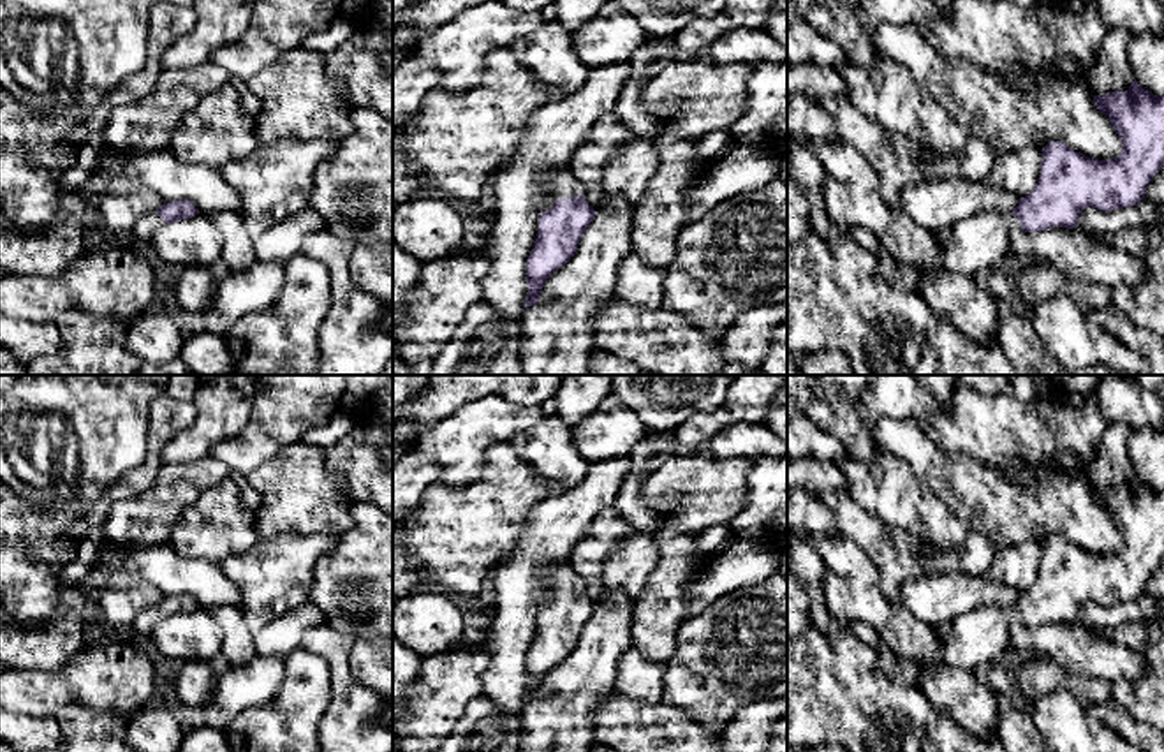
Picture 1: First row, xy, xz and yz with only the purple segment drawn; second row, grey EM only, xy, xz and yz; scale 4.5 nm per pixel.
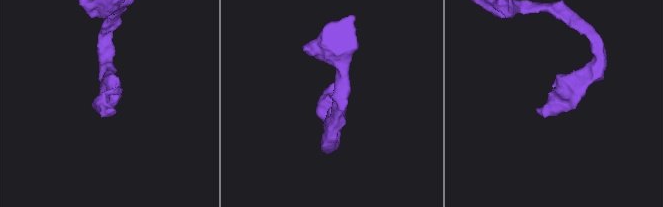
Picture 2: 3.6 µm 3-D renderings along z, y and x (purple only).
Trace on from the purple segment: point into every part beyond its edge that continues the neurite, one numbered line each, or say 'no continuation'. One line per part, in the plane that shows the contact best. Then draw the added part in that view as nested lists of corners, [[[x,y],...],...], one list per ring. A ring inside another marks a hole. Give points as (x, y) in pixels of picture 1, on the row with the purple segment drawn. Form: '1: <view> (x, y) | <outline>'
1: xz (560, 184) | [[[571,167],[551,171],[544,178],[544,197],[541,201],[541,208],[542,211],[551,210],[551,206],[558,199],[578,195],[581,194],[581,190],[583,190],[583,185],[571,171]]]

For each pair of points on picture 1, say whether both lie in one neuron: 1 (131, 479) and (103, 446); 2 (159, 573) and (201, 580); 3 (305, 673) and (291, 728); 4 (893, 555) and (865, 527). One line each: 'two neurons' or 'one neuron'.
1: two neurons
2: one neuron
3: one neuron
4: one neuron

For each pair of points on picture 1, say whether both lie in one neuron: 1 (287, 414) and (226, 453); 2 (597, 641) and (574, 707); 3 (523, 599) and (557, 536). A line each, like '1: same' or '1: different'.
1: same
2: same
3: same

